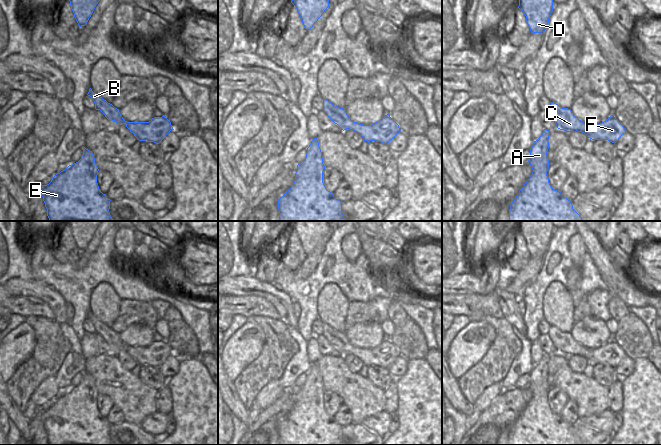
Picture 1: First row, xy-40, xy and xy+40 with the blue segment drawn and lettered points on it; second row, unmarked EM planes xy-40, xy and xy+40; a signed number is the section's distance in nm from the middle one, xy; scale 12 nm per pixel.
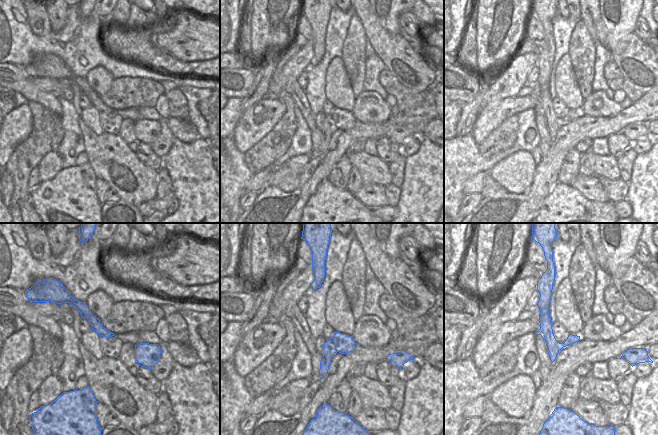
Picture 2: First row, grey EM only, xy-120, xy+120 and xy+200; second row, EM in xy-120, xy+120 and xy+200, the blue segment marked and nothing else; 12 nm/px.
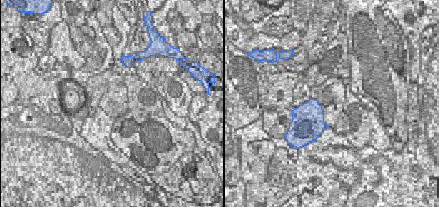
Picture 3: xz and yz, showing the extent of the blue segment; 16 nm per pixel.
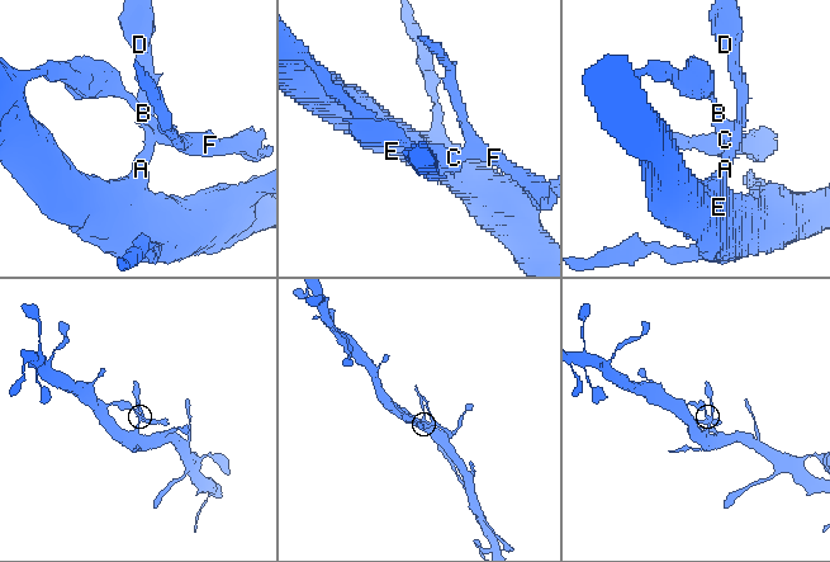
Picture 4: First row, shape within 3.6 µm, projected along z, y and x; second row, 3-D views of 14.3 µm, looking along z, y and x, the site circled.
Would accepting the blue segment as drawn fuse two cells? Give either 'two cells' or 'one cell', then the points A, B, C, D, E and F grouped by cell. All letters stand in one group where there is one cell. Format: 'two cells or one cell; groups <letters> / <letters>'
one cell; groups A B C D E F

